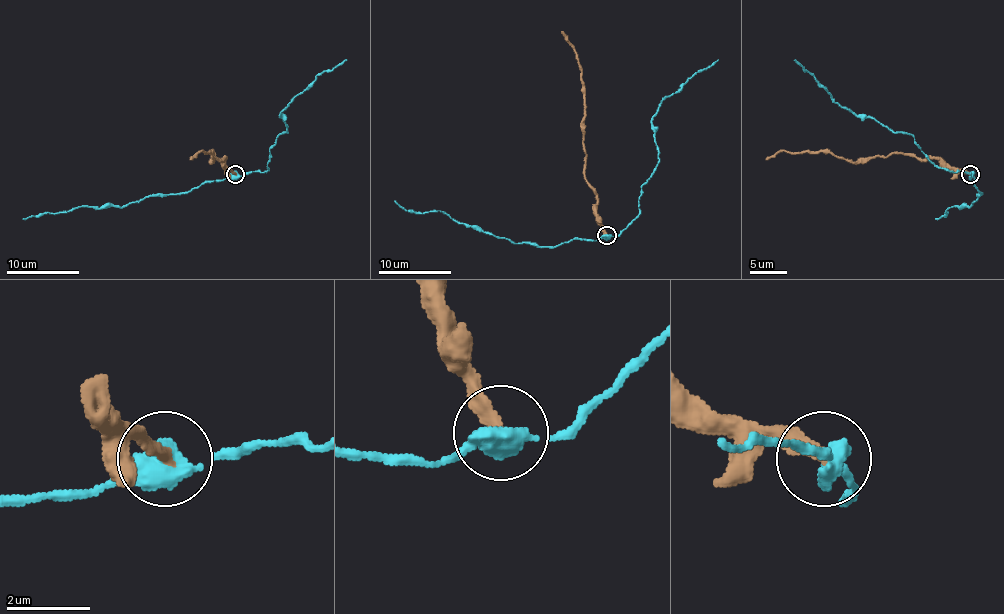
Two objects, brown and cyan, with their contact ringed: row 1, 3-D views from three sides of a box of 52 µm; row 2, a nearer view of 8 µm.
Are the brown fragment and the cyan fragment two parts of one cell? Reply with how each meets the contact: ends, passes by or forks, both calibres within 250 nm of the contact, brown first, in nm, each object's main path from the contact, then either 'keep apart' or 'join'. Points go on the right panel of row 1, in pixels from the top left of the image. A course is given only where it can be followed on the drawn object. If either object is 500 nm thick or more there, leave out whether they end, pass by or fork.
calibres 320 and 500 nm; course brown (970, 175), (943, 165), (936, 158), (890, 153), (886, 156), (848, 162), (830, 153), (781, 151), (766, 160); course cyan (970, 175), (937, 167), (910, 134), (890, 131), (872, 118), (857, 116), (839, 105), (813, 74), (793, 60); keep apart

